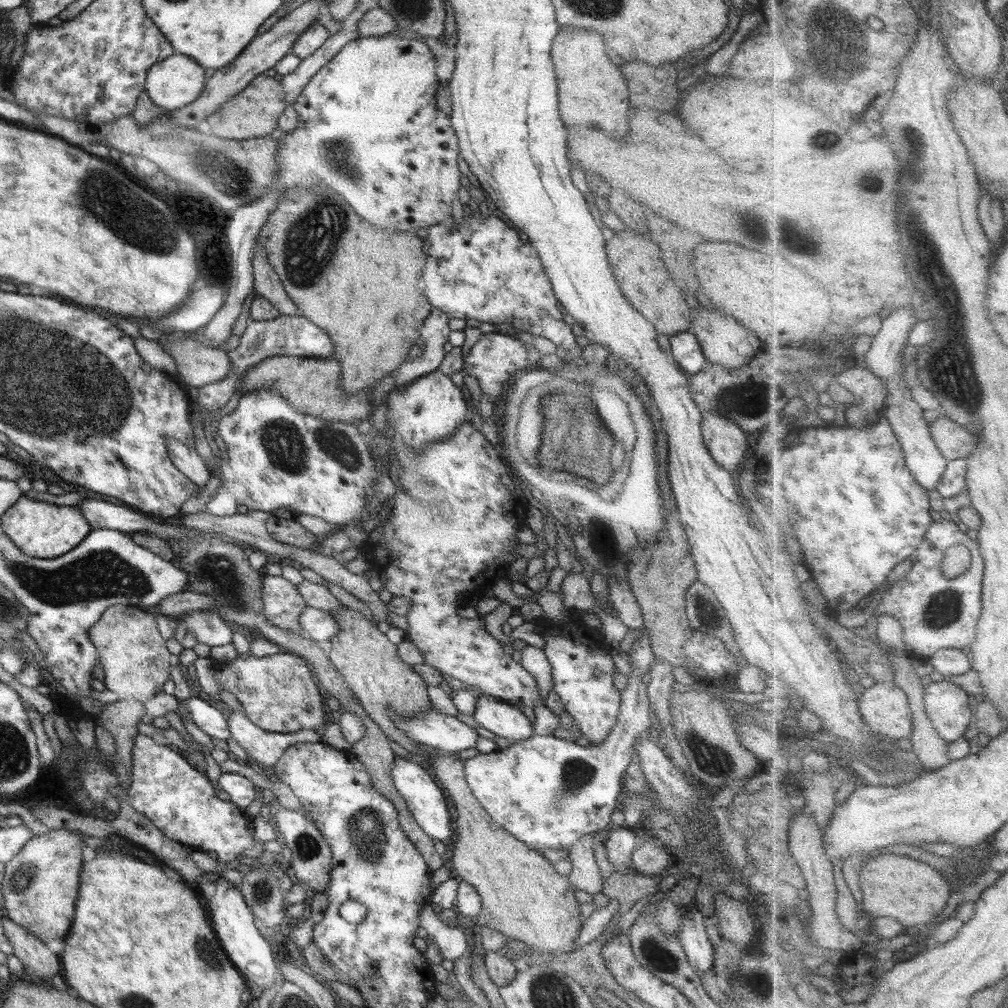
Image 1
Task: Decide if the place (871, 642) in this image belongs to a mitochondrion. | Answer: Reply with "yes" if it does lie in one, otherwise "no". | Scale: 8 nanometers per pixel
no

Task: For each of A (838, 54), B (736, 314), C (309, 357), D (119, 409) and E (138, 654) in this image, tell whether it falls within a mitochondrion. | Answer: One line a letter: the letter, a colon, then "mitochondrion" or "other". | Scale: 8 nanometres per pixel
A: mitochondrion
B: other
C: other
D: mitochondrion
E: other

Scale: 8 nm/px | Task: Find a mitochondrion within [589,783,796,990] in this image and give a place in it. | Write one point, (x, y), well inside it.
(664, 960)

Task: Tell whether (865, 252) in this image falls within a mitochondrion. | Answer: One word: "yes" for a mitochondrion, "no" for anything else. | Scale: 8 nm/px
no

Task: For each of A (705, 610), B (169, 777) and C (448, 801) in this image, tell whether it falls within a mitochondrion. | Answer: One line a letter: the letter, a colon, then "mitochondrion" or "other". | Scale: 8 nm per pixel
A: mitochondrion
B: other
C: other

